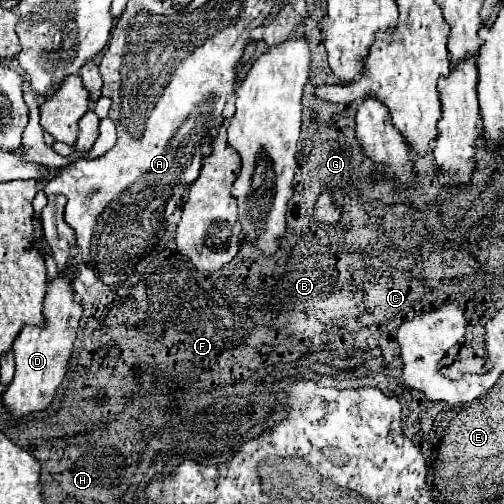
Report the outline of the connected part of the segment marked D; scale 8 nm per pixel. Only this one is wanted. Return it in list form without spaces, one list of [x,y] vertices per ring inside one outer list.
[[[58,274],[52,282],[48,282],[48,292],[44,300],[44,316],[46,326],[26,326],[14,342],[14,360],[16,360],[16,374],[12,384],[8,386],[6,394],[2,396],[4,408],[14,416],[22,418],[40,410],[48,410],[58,386],[62,384],[68,372],[68,360],[74,350],[76,330],[82,316],[82,306],[74,300],[72,280],[68,274]]]

